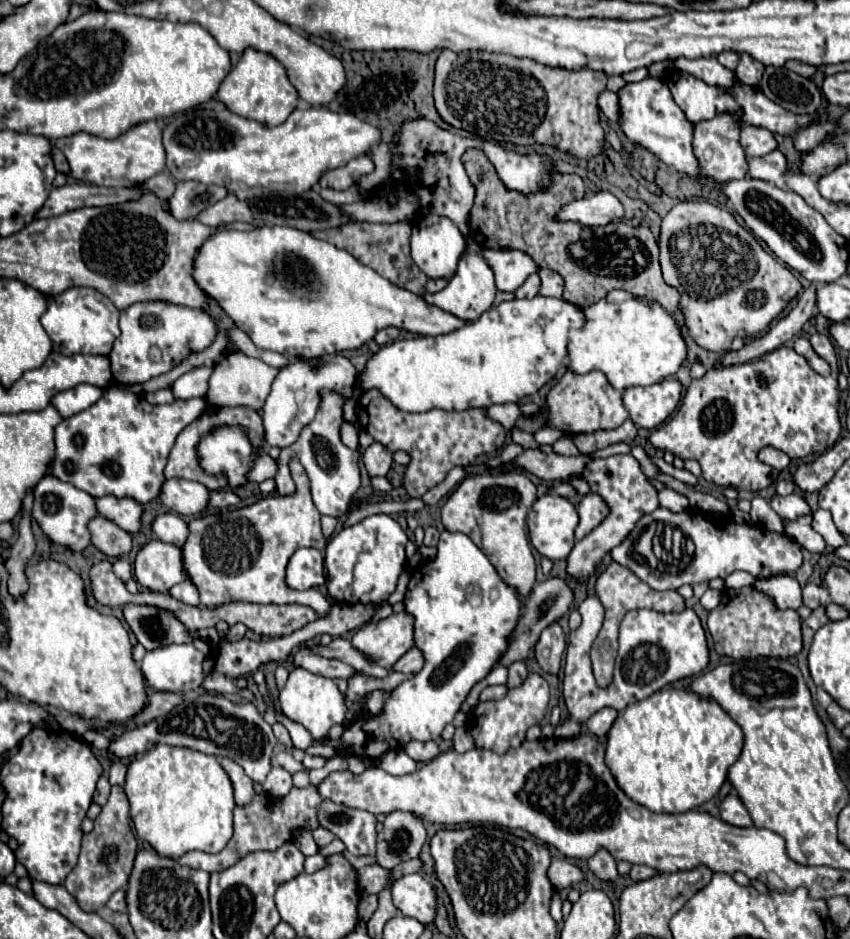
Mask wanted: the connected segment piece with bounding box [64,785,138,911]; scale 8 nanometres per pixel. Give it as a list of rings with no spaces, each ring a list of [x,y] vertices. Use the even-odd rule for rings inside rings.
[[[114,785],[106,805],[102,807],[100,815],[94,819],[94,829],[82,837],[82,849],[80,849],[78,863],[64,881],[64,887],[76,897],[76,901],[80,903],[84,911],[100,909],[102,905],[106,905],[106,901],[110,899],[114,891],[124,889],[128,885],[128,877],[134,867],[134,857],[138,851],[136,845],[138,843],[136,843],[134,831],[130,833],[128,799],[124,795],[124,789],[120,785]]]

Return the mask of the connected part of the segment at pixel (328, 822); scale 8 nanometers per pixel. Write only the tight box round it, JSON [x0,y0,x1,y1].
[318,799,376,855]

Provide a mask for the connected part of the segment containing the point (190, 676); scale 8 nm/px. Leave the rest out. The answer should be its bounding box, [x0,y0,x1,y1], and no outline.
[140,639,214,693]

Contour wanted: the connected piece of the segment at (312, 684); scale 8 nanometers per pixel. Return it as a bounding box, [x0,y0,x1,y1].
[280,667,346,737]

